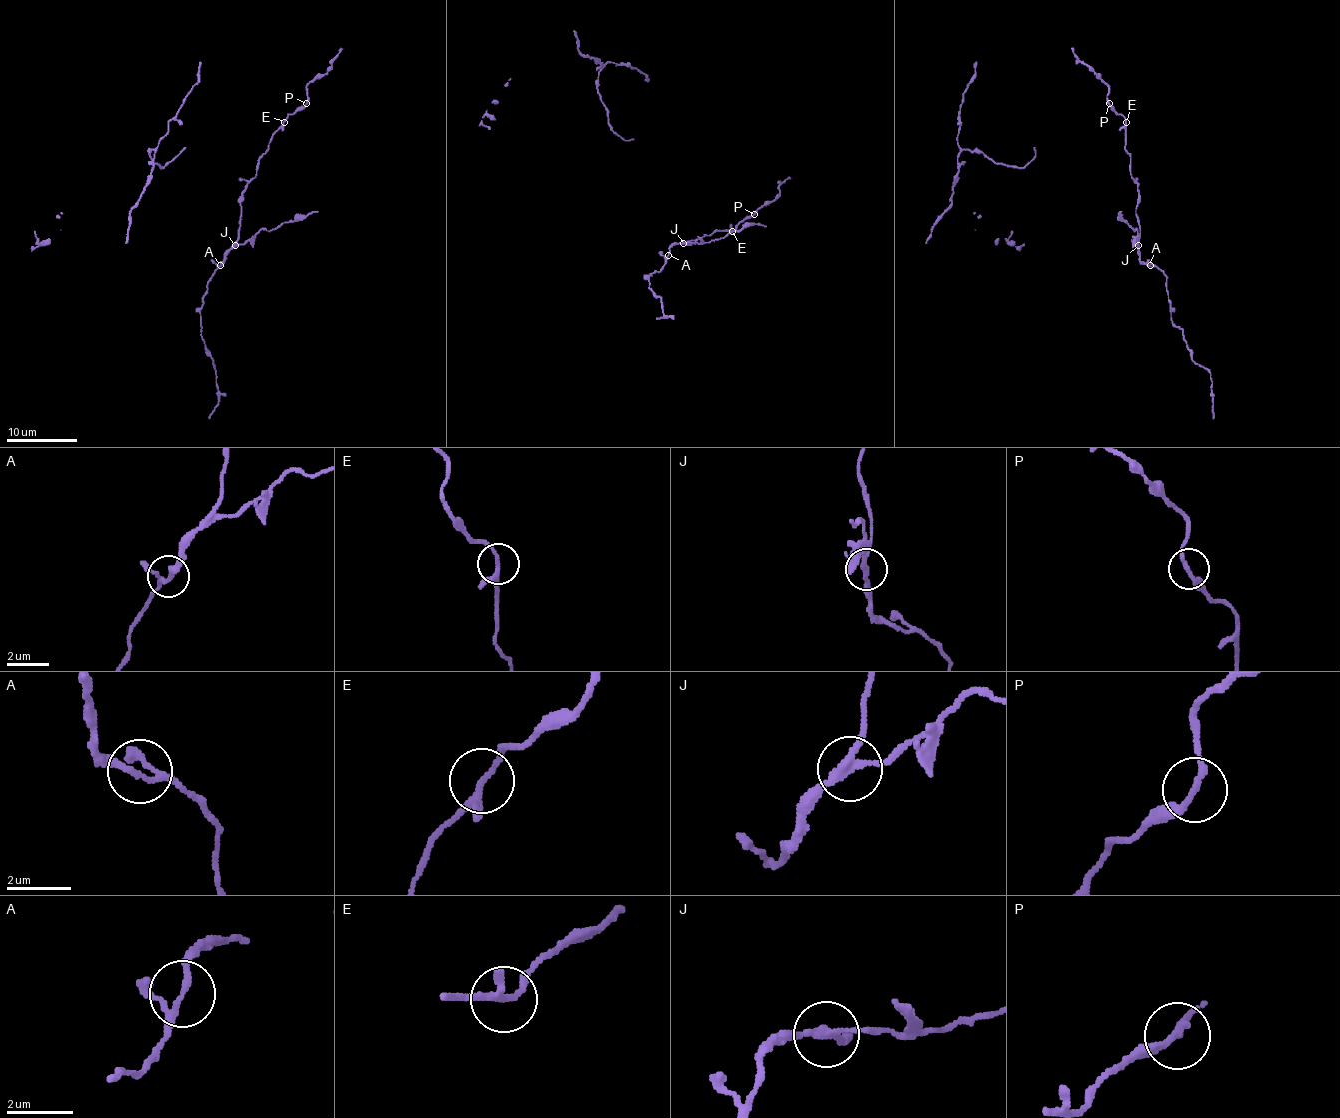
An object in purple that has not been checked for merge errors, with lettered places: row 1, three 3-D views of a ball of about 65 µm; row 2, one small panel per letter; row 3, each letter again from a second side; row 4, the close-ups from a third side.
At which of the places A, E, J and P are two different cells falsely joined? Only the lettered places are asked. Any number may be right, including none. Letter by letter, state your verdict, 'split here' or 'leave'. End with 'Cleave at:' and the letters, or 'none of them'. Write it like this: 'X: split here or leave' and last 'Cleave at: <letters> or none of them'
A: leave
E: leave
J: split here
P: leave
Cleave at: J

